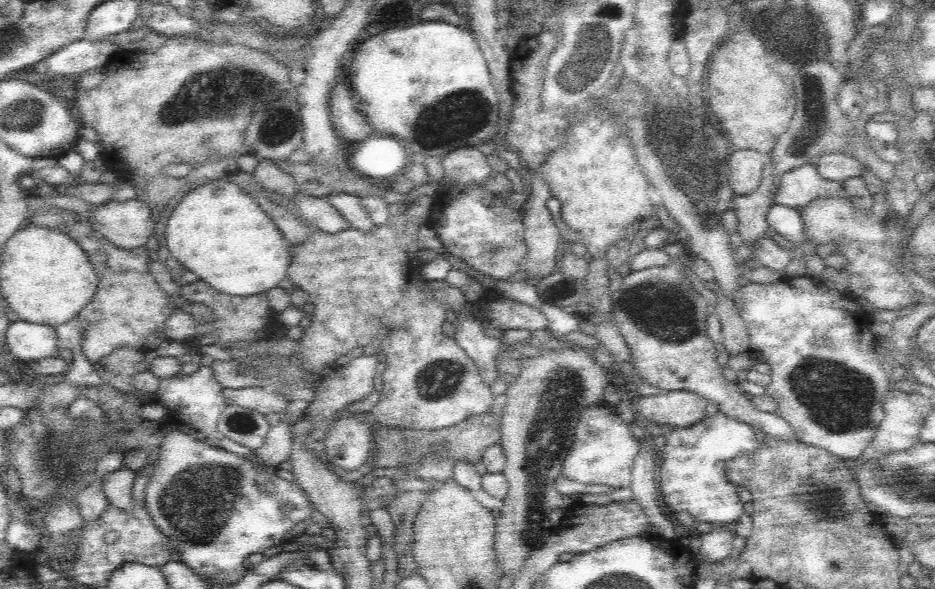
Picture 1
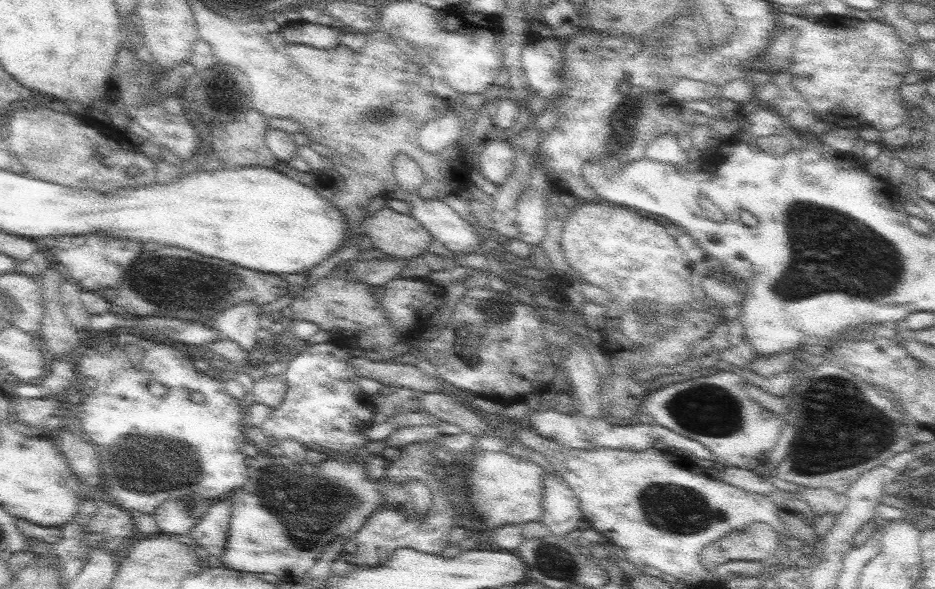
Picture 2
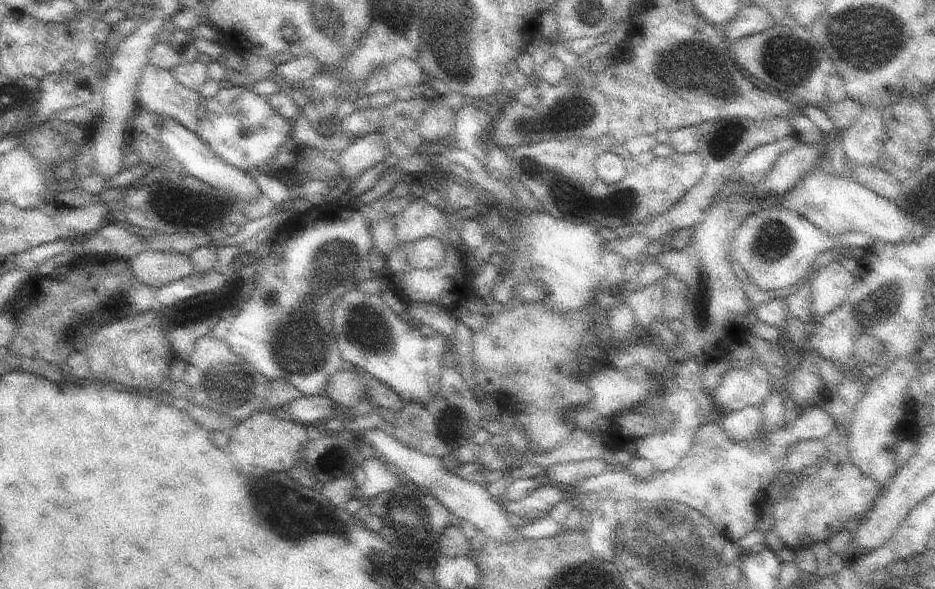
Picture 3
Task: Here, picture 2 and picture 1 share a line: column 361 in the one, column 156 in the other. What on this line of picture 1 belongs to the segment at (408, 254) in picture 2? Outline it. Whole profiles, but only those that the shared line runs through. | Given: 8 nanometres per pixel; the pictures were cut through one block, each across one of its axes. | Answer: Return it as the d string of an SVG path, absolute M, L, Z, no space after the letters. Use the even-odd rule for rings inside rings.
M142 200L128 202L106 202L102 206L94 206L88 216L92 228L104 236L110 246L116 246L124 252L146 248L150 238L156 236L156 226L162 222L154 222L150 206Z

